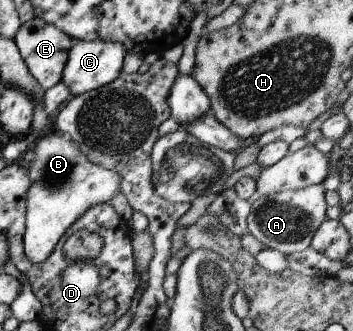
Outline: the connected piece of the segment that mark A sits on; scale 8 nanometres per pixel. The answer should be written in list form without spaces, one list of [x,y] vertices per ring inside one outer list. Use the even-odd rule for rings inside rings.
[[[322,183],[310,185],[300,190],[287,190],[274,194],[259,196],[250,200],[250,208],[247,216],[247,233],[251,234],[258,242],[269,249],[276,249],[282,254],[296,254],[309,246],[310,240],[316,228],[325,219],[326,201]]]

